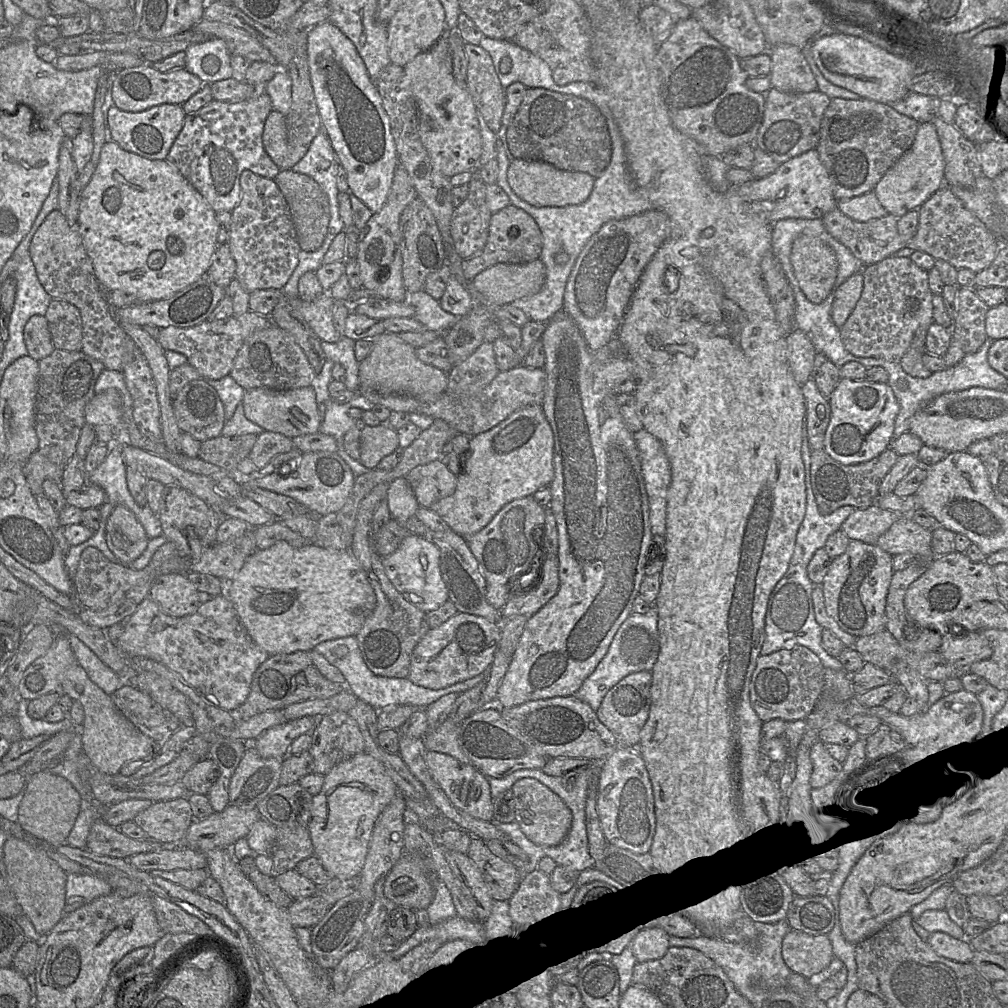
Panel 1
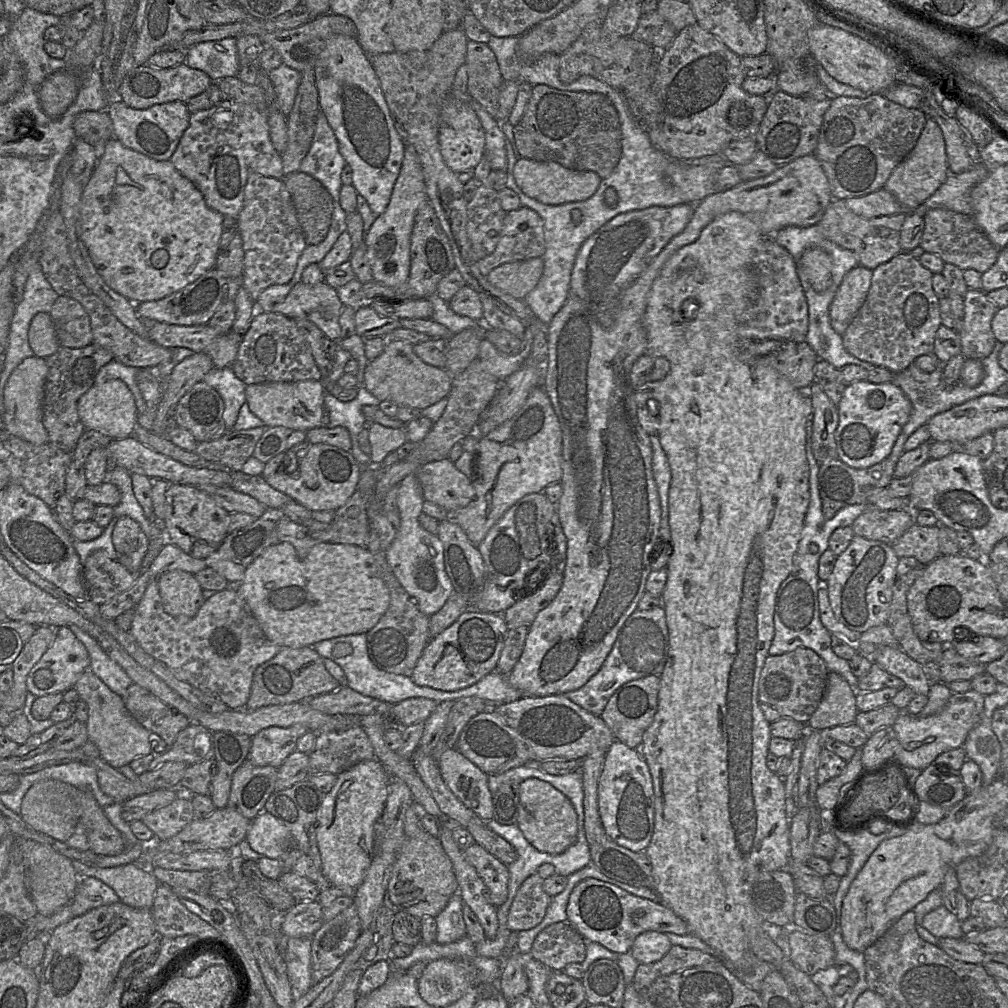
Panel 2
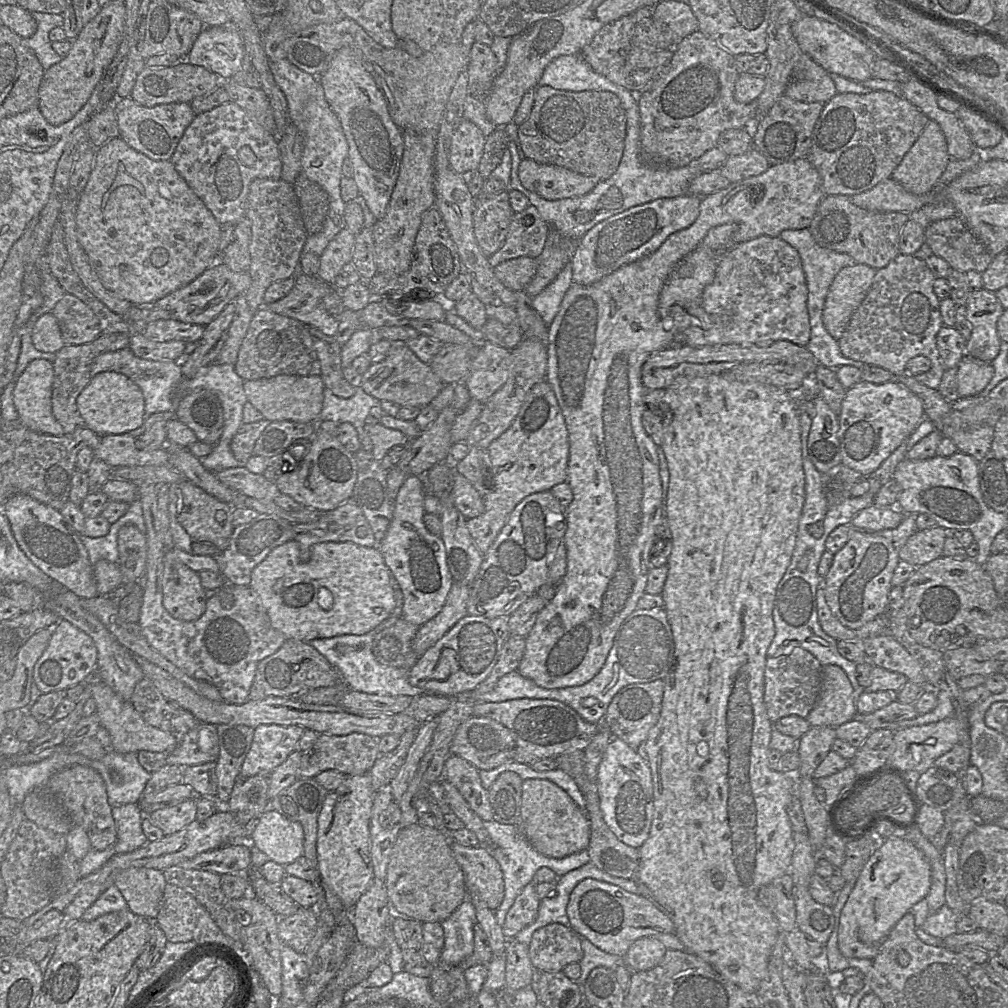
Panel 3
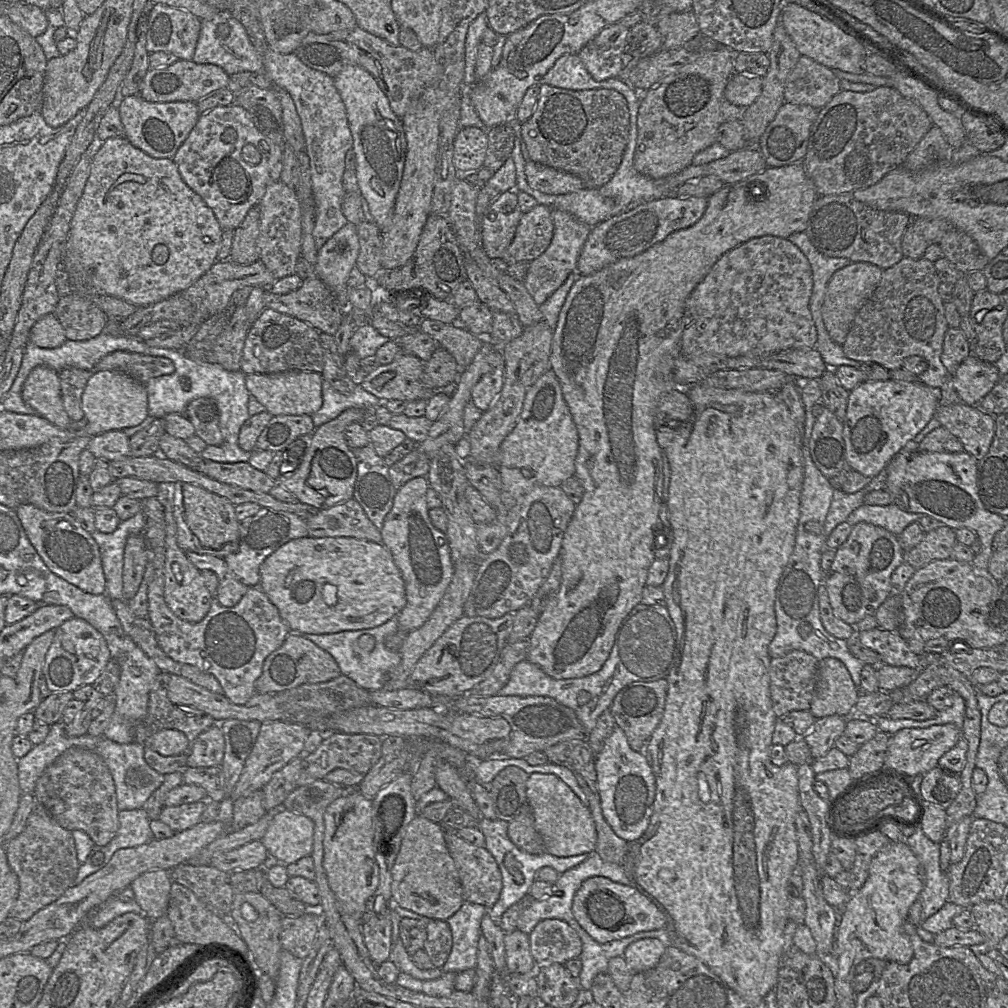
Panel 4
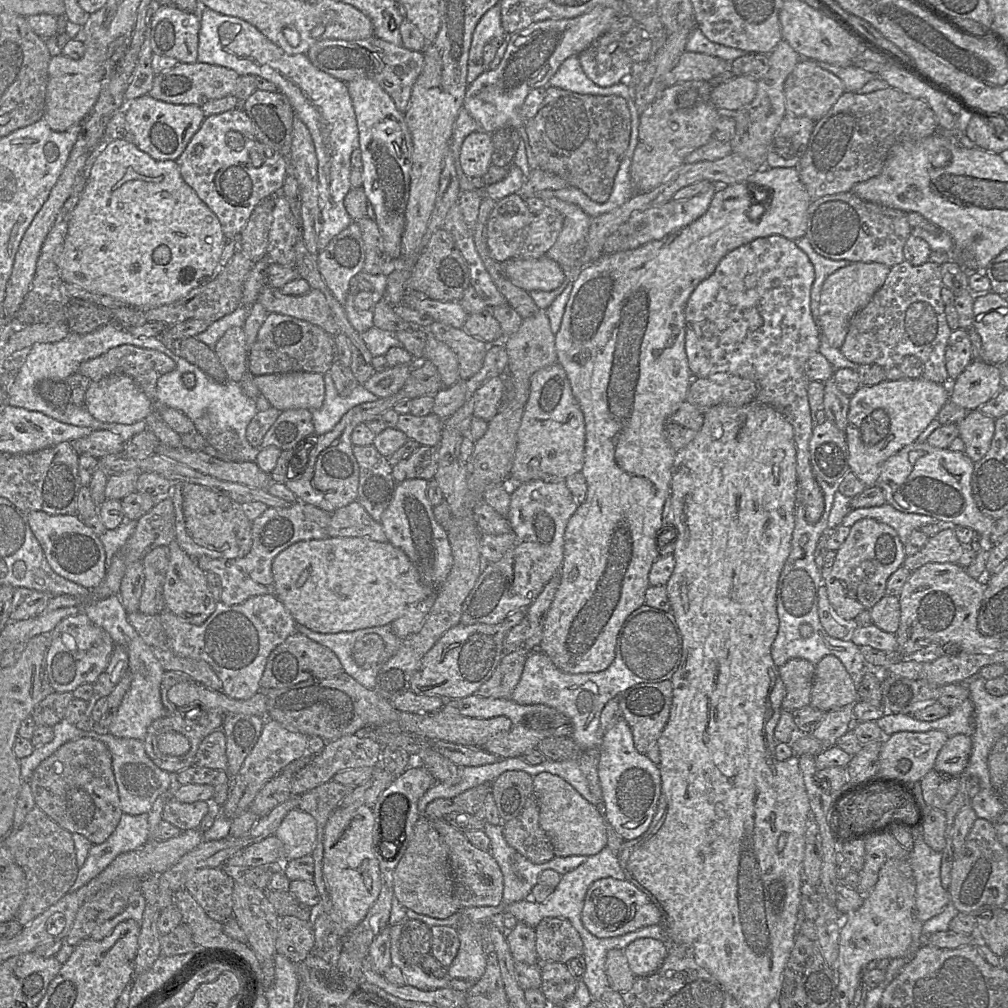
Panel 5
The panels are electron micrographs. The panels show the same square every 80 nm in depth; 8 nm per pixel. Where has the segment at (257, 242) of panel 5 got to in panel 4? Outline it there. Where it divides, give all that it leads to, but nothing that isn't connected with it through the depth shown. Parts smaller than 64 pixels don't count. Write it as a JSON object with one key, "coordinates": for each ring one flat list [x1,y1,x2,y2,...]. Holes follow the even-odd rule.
{"coordinates":[[253,206,241,224,234,229,230,261,241,265,249,265,259,260,260,253,257,246,259,225,259,208]]}

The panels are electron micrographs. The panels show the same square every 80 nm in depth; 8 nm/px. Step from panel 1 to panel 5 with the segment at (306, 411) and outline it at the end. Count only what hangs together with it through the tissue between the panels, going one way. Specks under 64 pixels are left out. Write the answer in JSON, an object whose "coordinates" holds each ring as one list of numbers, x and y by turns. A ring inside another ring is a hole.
{"coordinates":[[290,372,254,377,254,382,270,405,278,410,308,409,322,406,324,377,320,373]]}

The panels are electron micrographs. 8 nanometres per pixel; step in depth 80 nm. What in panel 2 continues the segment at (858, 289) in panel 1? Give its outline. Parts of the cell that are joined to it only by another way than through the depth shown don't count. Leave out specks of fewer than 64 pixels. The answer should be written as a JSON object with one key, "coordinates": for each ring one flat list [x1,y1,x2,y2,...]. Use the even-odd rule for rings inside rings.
{"coordinates":[[857,265,843,277,829,308,830,324,842,335,864,303,873,270]]}

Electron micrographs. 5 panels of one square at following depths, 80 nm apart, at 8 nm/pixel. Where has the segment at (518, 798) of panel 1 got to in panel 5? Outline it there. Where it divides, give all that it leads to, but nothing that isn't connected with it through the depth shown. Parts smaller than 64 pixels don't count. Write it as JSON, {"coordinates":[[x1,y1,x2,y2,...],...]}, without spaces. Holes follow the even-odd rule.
{"coordinates":[[542,772,533,777,533,794,539,806,539,824,549,837,555,855,592,856,607,845,607,821,601,808,588,802,558,775]]}

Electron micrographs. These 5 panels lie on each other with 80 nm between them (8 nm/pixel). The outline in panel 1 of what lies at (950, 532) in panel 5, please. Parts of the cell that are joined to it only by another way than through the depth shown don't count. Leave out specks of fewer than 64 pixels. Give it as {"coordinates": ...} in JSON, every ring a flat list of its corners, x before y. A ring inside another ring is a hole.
{"coordinates":[[902,515,877,540,876,545,891,554,931,553,931,529,926,529,913,521,910,516]]}

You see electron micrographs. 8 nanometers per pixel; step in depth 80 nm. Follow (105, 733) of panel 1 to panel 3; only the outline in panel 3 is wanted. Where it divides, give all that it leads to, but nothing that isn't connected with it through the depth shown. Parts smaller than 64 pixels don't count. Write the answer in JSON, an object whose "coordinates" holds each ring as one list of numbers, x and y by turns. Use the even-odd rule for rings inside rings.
{"coordinates":[[104,682,90,685,92,698,96,703,96,712,102,727,110,734,110,749,117,753,138,753,139,751,163,752,176,747,177,739,169,732,148,725,130,701,125,701]]}

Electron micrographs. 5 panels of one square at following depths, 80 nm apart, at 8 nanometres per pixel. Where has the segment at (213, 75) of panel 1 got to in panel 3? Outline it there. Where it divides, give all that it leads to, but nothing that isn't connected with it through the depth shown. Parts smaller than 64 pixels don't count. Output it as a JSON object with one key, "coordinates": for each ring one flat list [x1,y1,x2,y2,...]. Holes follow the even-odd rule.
{"coordinates":[[232,22,221,26,205,26,185,60,215,73,221,82,243,70,244,43]]}

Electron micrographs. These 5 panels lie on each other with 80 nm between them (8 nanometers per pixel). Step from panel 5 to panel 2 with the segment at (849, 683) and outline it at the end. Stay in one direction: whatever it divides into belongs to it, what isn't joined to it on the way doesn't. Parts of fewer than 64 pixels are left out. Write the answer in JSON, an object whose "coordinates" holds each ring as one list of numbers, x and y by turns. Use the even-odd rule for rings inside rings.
{"coordinates":[[829,672,824,696,807,726,810,730,828,730,835,726,852,724,858,714,857,691,840,674]]}

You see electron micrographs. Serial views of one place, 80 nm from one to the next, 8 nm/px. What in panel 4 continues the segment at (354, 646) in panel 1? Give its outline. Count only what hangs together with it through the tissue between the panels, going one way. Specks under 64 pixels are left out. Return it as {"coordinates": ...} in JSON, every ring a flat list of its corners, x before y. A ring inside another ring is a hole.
{"coordinates":[[394,616,382,625,374,628,342,631,331,634,306,634,303,636,330,653,337,662,342,675,347,676,359,687,367,691,378,691,383,688,386,681,386,675,401,662,399,651,391,650,386,646,386,639,398,631,398,619,397,616],[362,635,371,635,376,640,374,649,366,656,357,655,353,647,355,641]]}

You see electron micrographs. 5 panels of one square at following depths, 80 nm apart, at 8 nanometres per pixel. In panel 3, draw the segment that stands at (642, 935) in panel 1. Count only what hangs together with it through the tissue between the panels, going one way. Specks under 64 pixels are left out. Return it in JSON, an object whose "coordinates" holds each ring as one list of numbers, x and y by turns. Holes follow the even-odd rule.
{"coordinates":[[654,936,637,939,628,949,624,962,632,972,646,971,657,966,667,948]]}

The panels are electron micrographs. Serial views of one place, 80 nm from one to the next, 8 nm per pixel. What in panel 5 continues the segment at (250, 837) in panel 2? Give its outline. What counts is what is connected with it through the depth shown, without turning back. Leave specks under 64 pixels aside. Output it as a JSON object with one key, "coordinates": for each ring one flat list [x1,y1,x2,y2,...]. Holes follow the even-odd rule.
{"coordinates":[[291,810,274,833,283,844,284,862,311,855,315,848,317,826,307,812]]}

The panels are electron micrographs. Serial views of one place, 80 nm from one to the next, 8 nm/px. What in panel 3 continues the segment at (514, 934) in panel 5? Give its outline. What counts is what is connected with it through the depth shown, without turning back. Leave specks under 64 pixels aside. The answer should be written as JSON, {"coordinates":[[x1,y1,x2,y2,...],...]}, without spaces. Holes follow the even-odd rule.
{"coordinates":[[515,938,509,939,505,953,505,988,509,992,515,992,531,985,536,978,537,971,529,957,529,945,518,942]]}

